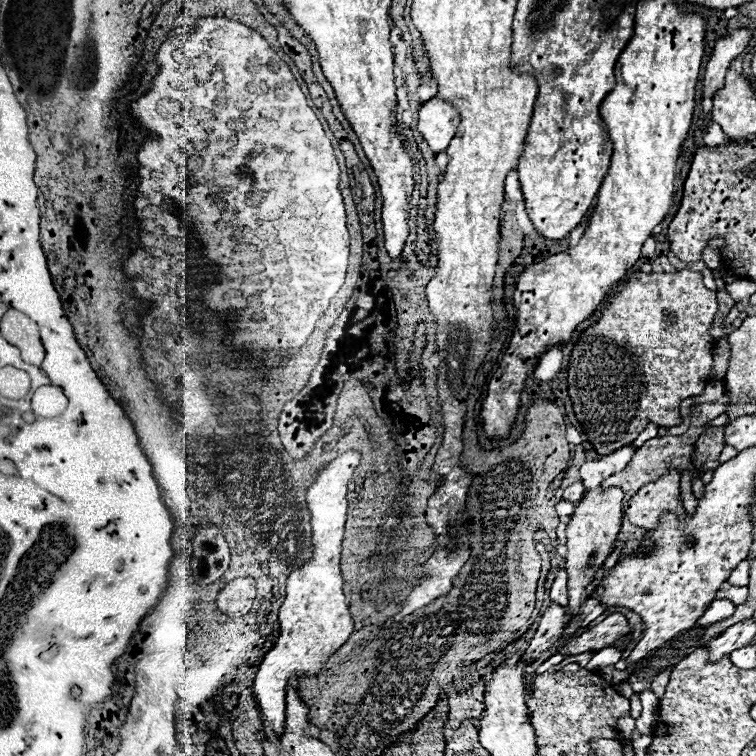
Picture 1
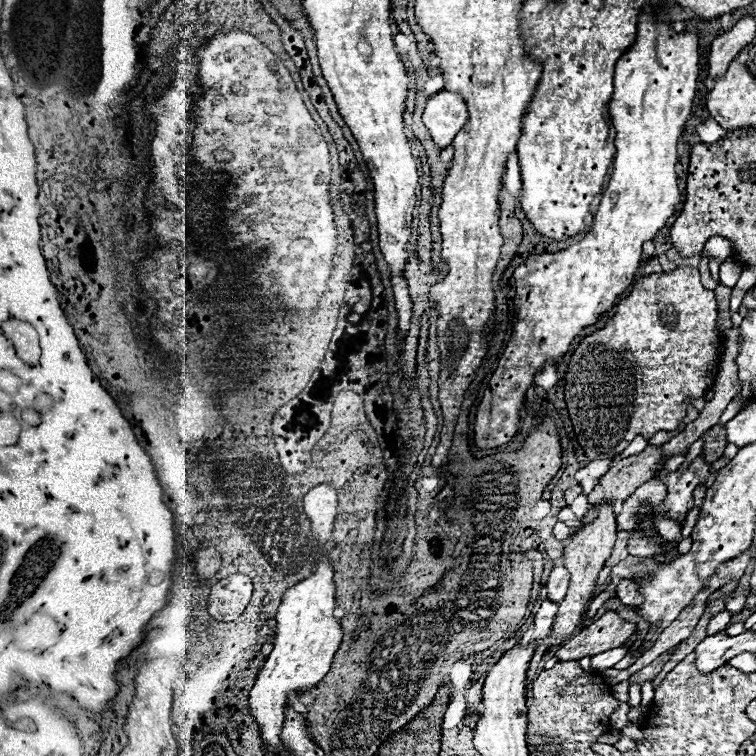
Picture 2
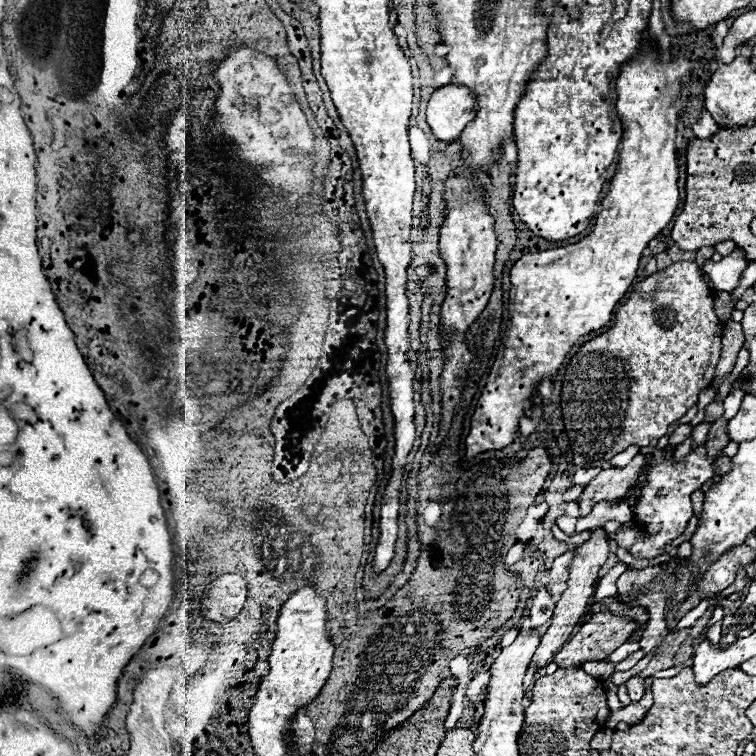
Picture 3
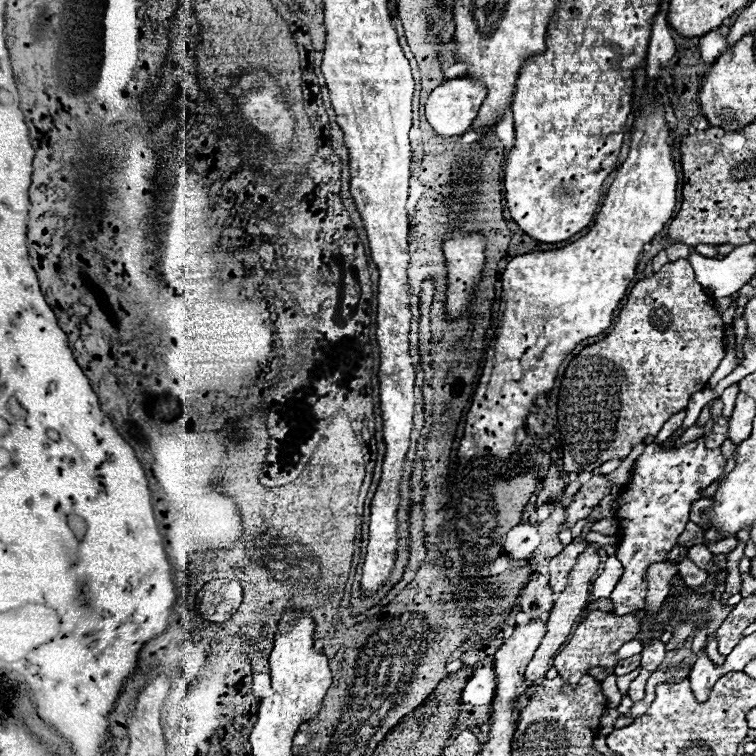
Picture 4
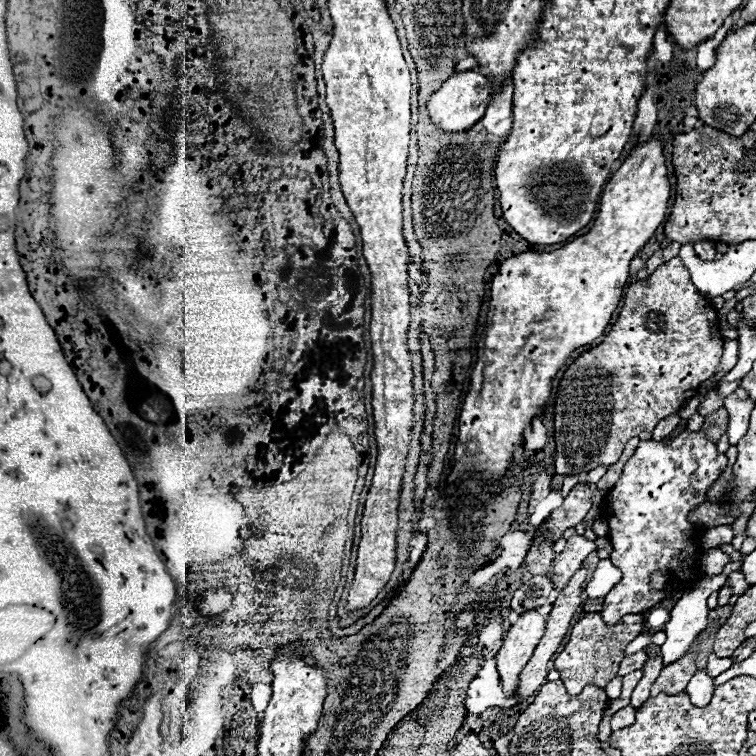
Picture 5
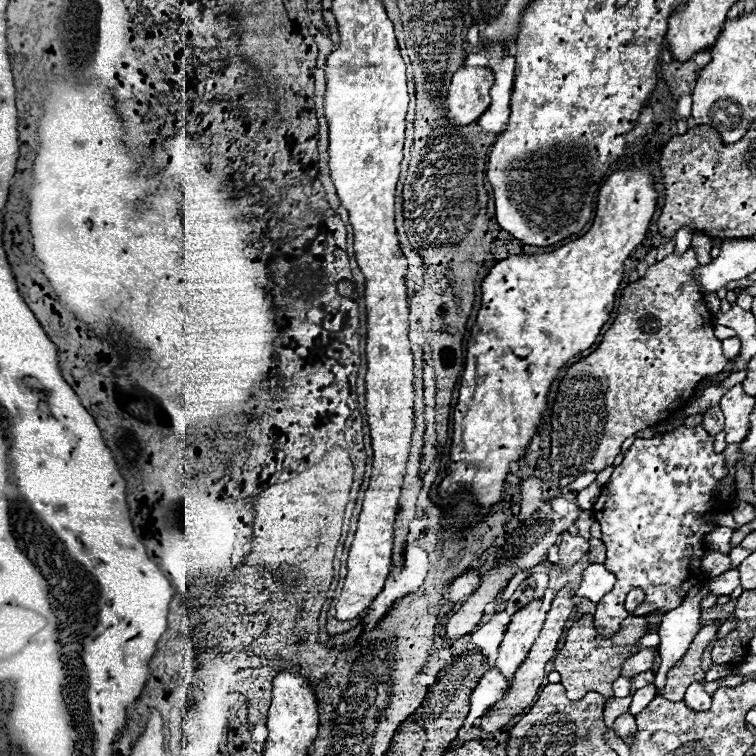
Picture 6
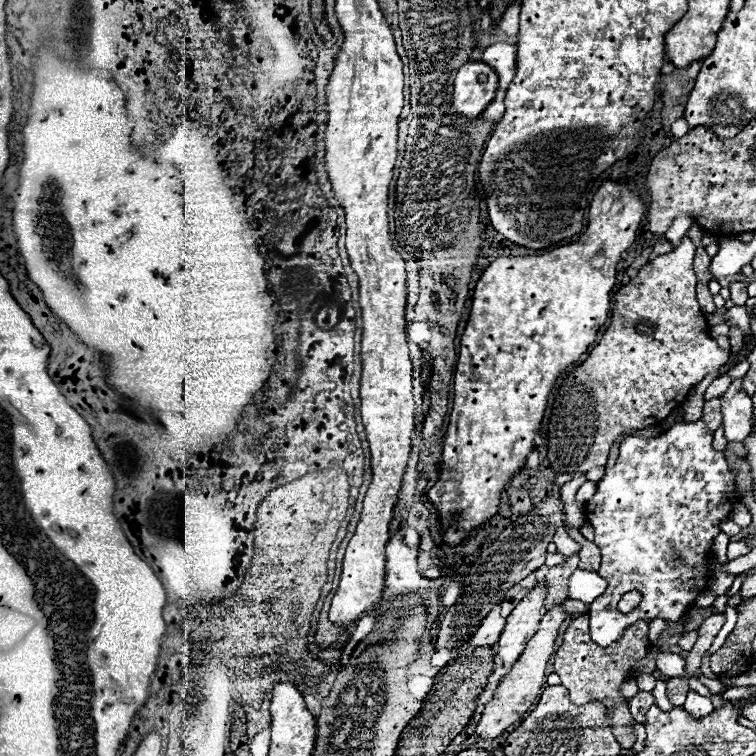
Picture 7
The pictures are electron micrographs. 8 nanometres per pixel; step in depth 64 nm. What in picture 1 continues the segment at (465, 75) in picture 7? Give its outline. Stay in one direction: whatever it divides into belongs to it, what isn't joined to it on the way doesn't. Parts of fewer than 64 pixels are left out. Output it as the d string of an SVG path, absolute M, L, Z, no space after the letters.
M432 98L420 108L418 132L434 154L440 154L448 148L458 124L460 116L456 114L456 108L440 98Z

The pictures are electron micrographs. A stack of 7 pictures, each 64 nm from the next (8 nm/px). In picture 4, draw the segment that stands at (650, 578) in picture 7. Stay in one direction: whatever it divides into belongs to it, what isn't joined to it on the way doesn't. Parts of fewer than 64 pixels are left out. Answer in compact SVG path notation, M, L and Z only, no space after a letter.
M702 438L692 440L682 448L662 448L660 444L646 444L644 454L636 458L632 466L634 474L620 490L618 524L622 530L622 542L618 544L616 558L624 566L624 576L610 596L616 616L644 608L646 568L666 560L666 554L678 544L678 536L684 532L684 526L690 520L688 514L692 502L702 498L700 492L722 474L724 464L726 458L722 456L722 452L708 450Z

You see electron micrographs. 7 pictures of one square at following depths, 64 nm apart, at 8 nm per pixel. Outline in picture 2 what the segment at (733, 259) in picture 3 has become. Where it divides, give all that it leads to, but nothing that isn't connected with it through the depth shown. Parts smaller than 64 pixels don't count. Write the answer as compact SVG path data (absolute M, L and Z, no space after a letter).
M726 260L724 264L720 264L720 284L734 288L740 278L740 272L742 272L740 264L736 264L734 260Z

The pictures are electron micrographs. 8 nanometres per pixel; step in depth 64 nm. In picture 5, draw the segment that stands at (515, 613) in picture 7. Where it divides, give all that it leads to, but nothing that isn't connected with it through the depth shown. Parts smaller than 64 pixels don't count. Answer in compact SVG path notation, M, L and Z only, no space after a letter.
M536 610L524 612L522 620L510 626L508 636L504 638L502 648L496 654L498 672L502 680L502 688L506 696L514 696L518 688L518 678L526 662L530 660L530 654L538 646L538 640L544 634L544 616Z

